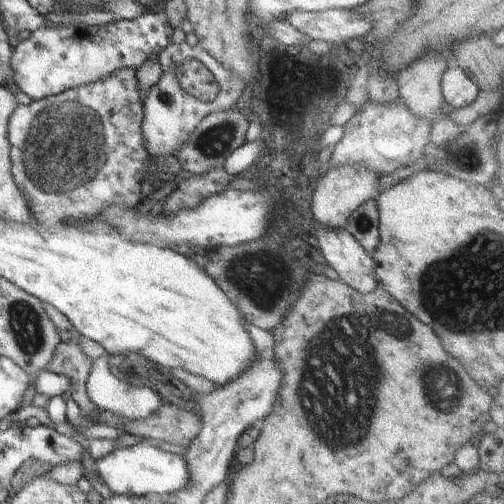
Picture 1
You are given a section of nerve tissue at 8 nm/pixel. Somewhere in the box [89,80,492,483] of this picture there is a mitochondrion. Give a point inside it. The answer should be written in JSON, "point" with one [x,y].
{"point":[340,365]}

